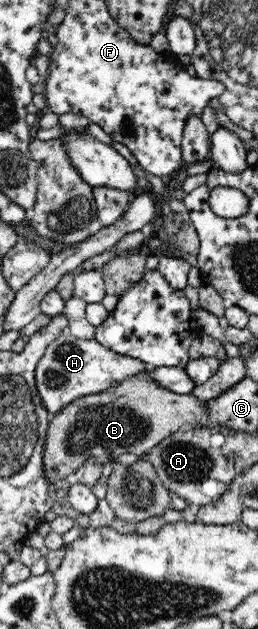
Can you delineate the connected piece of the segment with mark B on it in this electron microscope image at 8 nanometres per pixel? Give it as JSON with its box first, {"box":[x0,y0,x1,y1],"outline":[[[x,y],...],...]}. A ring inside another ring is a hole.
{"box":[42,378,207,483],"outline":[[[127,378],[120,381],[116,388],[111,387],[103,392],[74,400],[72,404],[50,419],[44,452],[42,452],[42,477],[50,483],[70,479],[76,472],[76,468],[80,468],[88,456],[95,456],[97,462],[100,463],[110,462],[112,456],[119,457],[124,452],[133,452],[139,458],[143,458],[156,444],[175,434],[180,426],[184,424],[204,425],[206,420],[207,413],[203,402],[194,398],[192,394],[175,394],[145,378]]]}

